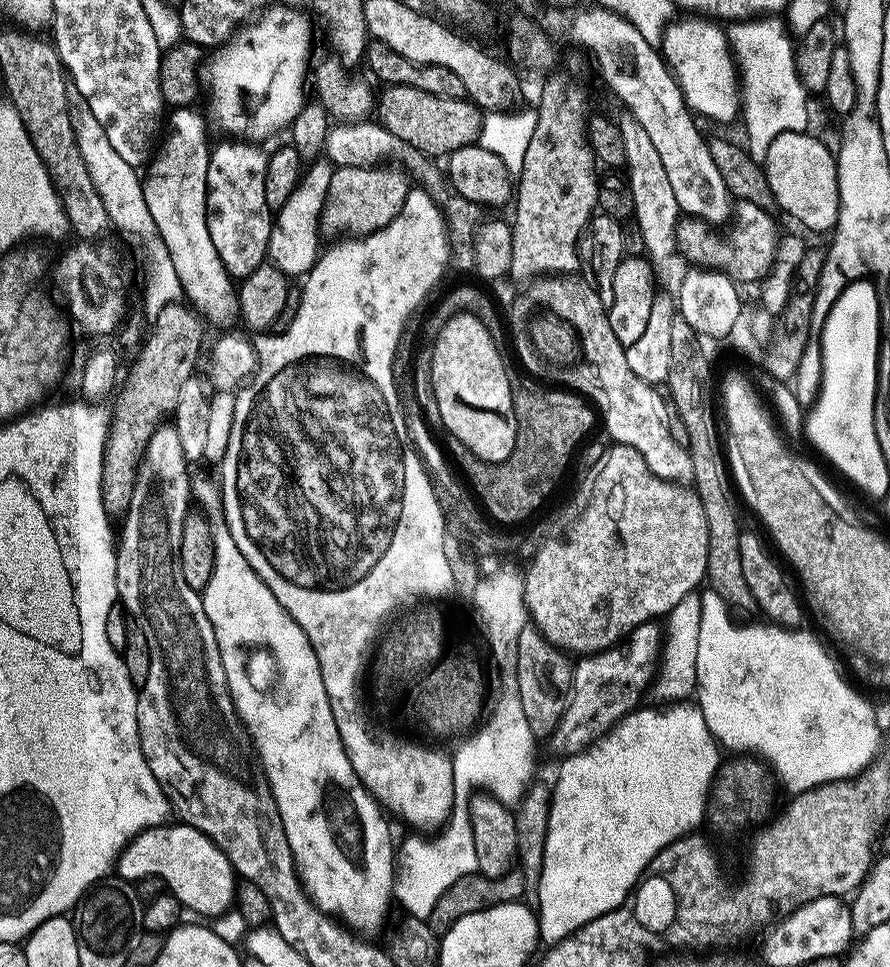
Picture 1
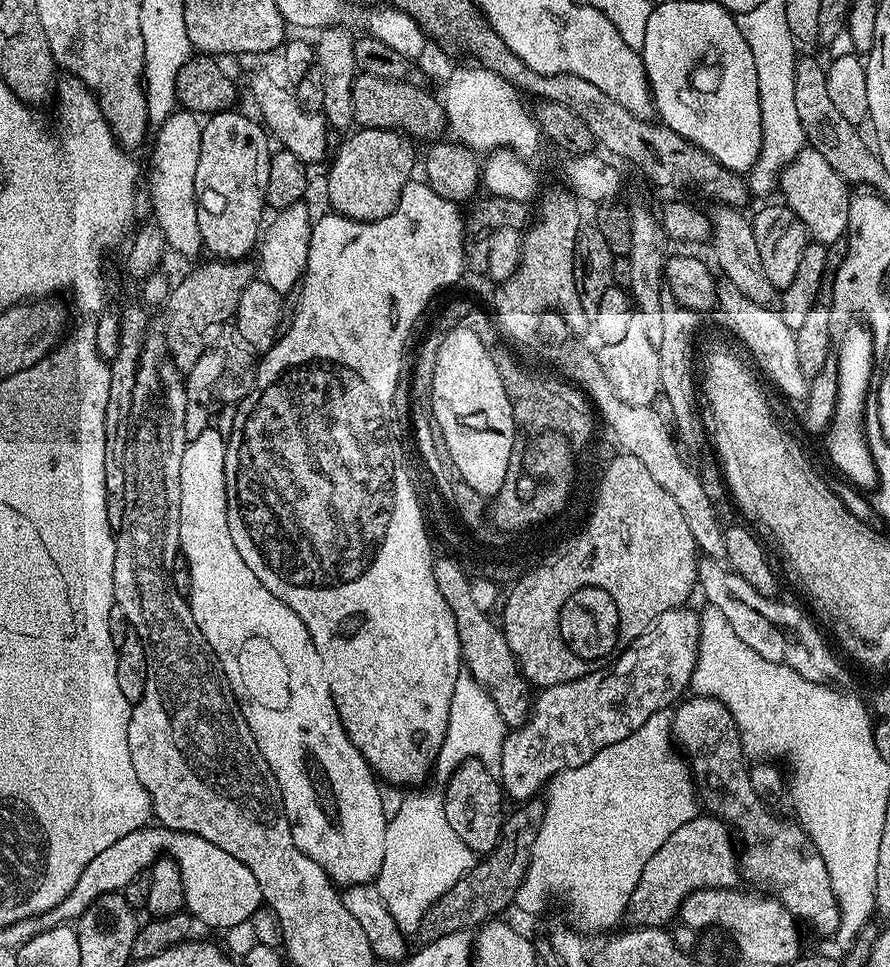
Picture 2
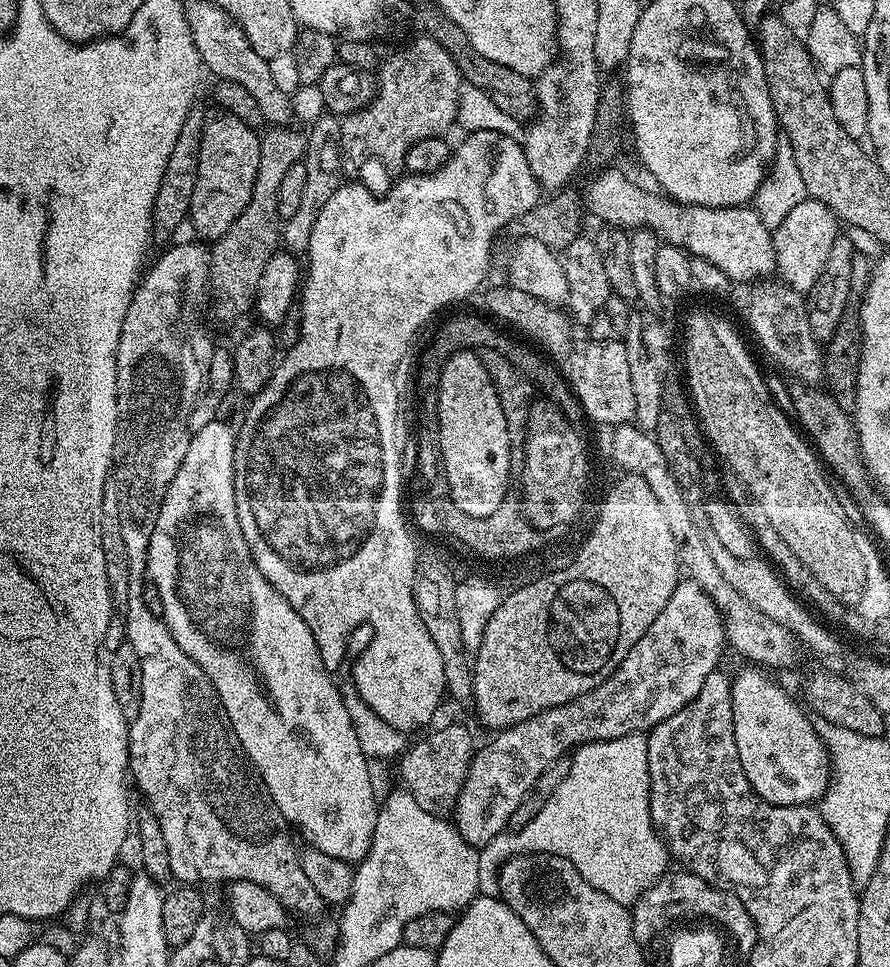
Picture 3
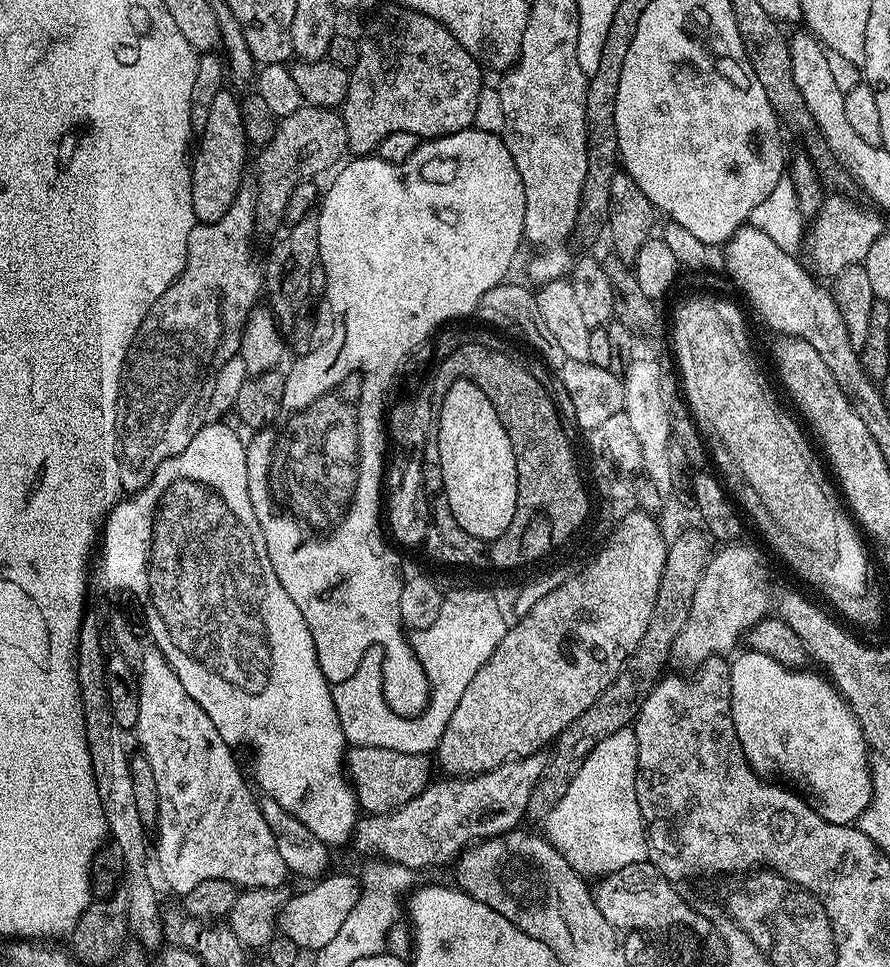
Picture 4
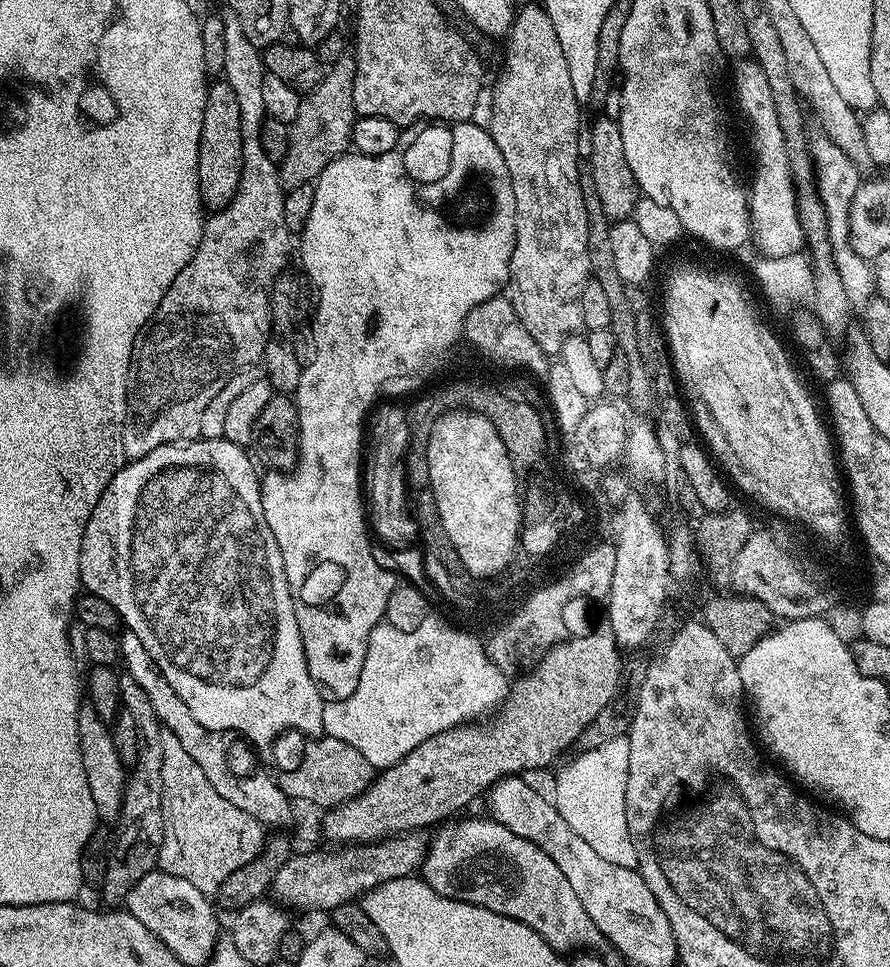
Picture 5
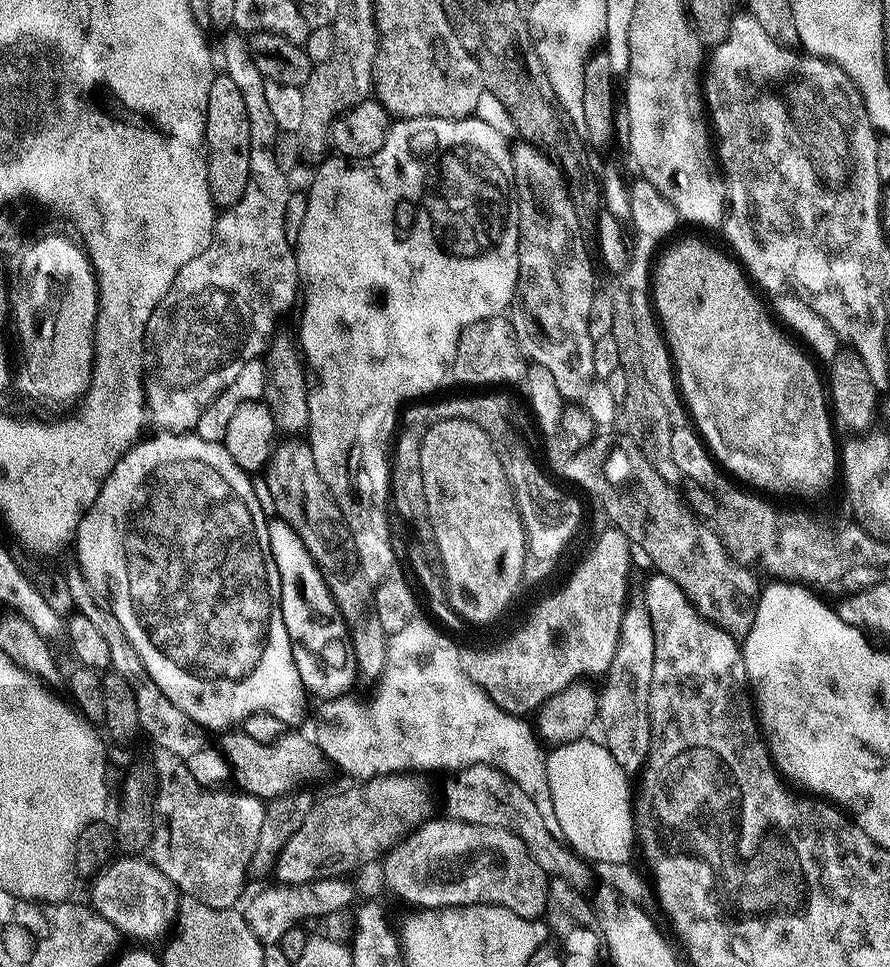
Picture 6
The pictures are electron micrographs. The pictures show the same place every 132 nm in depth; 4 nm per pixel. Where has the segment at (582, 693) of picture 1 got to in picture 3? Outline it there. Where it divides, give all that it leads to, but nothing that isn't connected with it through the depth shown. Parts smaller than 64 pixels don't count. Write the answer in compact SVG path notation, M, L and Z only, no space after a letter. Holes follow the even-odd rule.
M689 578L681 579L674 594L670 594L670 602L666 602L662 614L658 614L658 618L650 622L650 630L646 630L646 634L642 634L642 638L634 642L630 654L626 654L626 658L616 667L614 674L606 678L606 682L594 686L594 690L562 706L542 710L542 714L534 714L534 718L526 722L518 722L513 728L497 731L493 735L496 737L485 748L475 749L464 779L464 787L460 789L460 797L454 805L454 827L460 837L473 846L490 843L504 827L512 824L512 815L514 810L518 810L518 802L526 798L546 766L550 766L550 762L558 758L568 756L581 744L622 738L635 732L647 733L670 718L670 714L678 714L678 710L689 704L698 690L702 690L702 682L706 682L706 678L710 678L710 674L721 667L720 655L724 650L726 651L724 616L718 606L704 593L702 586Z

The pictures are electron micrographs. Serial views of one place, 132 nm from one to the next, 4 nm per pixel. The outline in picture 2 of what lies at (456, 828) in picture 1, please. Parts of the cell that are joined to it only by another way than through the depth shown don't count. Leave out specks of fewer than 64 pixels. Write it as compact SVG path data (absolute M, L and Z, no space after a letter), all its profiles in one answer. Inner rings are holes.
M416 790L413 796L408 796L396 808L396 813L391 813L388 825L386 826L386 854L382 858L382 866L380 874L376 877L374 884L379 889L381 898L384 900L385 906L390 914L396 919L397 923L405 933L415 933L420 926L422 914L428 909L431 904L438 902L438 898L442 898L442 894L446 894L446 890L450 890L450 886L454 886L454 882L461 880L463 876L474 867L474 853L470 850L470 846L466 846L466 842L462 842L462 838L458 838L458 834L454 834L454 830L450 826L450 822L446 822L444 817L444 802L439 791L437 792L420 792L424 790Z

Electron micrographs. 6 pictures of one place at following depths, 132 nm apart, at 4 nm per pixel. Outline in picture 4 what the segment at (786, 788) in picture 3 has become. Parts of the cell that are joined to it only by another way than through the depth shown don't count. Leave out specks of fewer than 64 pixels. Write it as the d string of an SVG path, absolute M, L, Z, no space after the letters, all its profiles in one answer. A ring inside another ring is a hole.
M744 650L736 661L732 660L730 671L732 721L749 766L761 778L779 778L785 785L794 786L797 793L806 797L808 805L826 818L826 822L855 825L872 802L870 749L864 731L860 729L860 721L839 688L819 671L787 668L774 662L774 658L751 650Z

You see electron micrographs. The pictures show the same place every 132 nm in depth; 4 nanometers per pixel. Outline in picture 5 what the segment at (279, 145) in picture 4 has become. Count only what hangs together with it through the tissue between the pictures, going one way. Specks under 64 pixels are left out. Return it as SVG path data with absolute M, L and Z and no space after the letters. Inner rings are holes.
M345 54L336 64L324 73L324 81L313 92L307 93L298 106L298 118L290 125L290 150L278 165L280 180L285 189L314 182L338 157L349 151L352 142L352 128L356 125L357 115L354 106L354 74L356 61Z

